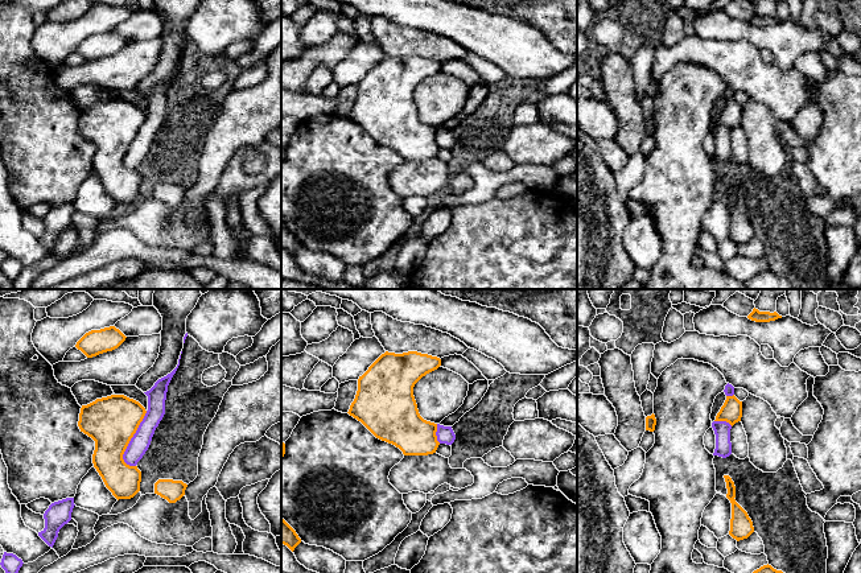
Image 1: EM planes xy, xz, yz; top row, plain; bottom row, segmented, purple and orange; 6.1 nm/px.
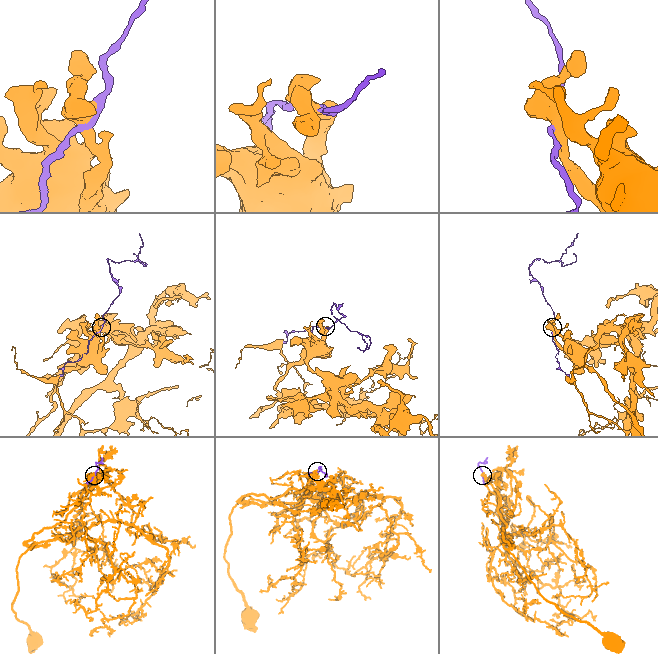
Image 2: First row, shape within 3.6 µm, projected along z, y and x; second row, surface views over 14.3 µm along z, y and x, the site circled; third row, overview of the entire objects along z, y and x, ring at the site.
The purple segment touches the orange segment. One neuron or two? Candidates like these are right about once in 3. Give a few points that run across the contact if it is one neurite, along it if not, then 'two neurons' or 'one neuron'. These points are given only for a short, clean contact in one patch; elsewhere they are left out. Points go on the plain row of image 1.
one neuron

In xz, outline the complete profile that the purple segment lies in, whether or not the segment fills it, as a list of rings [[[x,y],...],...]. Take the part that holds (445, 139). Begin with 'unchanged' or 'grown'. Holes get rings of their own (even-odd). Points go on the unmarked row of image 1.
grown; [[[386,55],[359,81],[358,95],[347,118],[361,125],[376,143],[399,152],[404,160],[428,160],[436,157],[440,148],[452,149],[456,144],[452,131],[424,124],[413,100],[415,88],[440,70],[441,63],[428,58]]]

